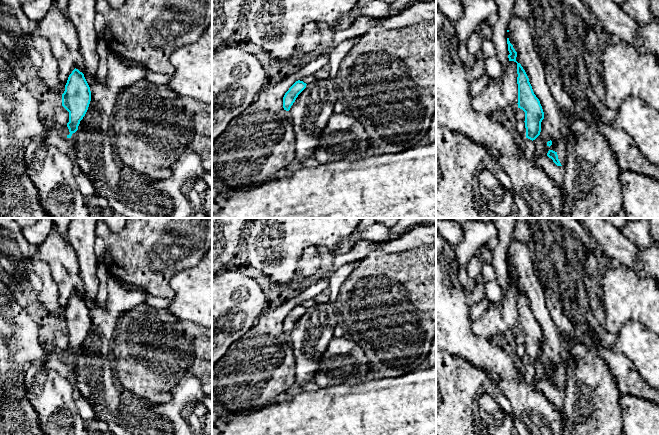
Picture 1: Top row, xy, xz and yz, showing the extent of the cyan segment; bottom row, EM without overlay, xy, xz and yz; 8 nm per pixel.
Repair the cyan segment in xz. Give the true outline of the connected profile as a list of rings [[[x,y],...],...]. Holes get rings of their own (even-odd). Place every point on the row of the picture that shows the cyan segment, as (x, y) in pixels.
[[[298,80],[289,88],[283,97],[284,110],[290,110],[298,95],[306,88],[306,85],[303,81]]]

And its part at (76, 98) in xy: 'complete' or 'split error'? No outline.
complete

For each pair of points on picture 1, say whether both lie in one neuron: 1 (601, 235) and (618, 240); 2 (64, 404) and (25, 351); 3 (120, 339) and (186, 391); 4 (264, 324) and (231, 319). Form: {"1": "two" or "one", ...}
{"1": "one", "2": "two", "3": "two", "4": "two"}

